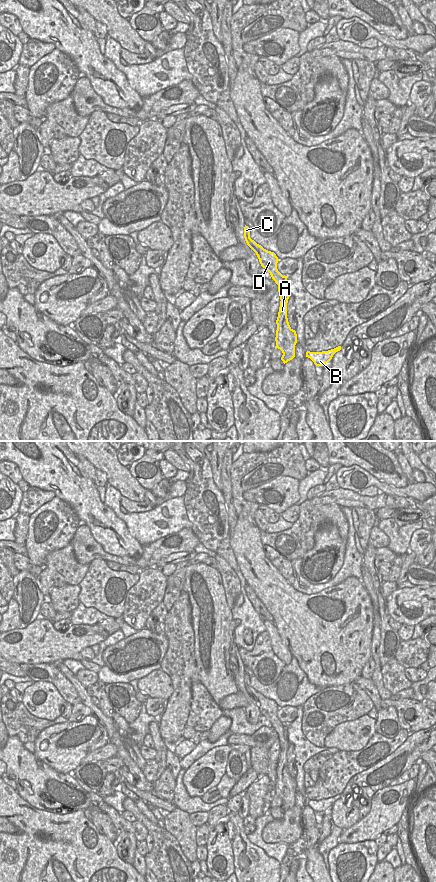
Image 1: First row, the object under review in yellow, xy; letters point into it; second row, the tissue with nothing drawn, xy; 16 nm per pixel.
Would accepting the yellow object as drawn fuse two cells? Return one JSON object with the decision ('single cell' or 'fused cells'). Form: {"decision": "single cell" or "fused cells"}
{"decision": "fused cells"}

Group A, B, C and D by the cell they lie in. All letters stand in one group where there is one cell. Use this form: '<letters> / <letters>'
A / B C D

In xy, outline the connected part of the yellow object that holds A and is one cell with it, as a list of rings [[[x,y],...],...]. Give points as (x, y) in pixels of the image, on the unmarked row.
[[[285,748],[280,749],[278,765],[276,768],[277,778],[275,785],[275,796],[282,799],[283,803],[281,808],[284,812],[295,805],[295,793],[297,791],[296,779],[290,775],[288,770],[287,751],[288,749]]]

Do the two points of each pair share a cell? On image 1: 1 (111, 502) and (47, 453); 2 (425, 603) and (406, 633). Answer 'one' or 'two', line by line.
1: two
2: two

